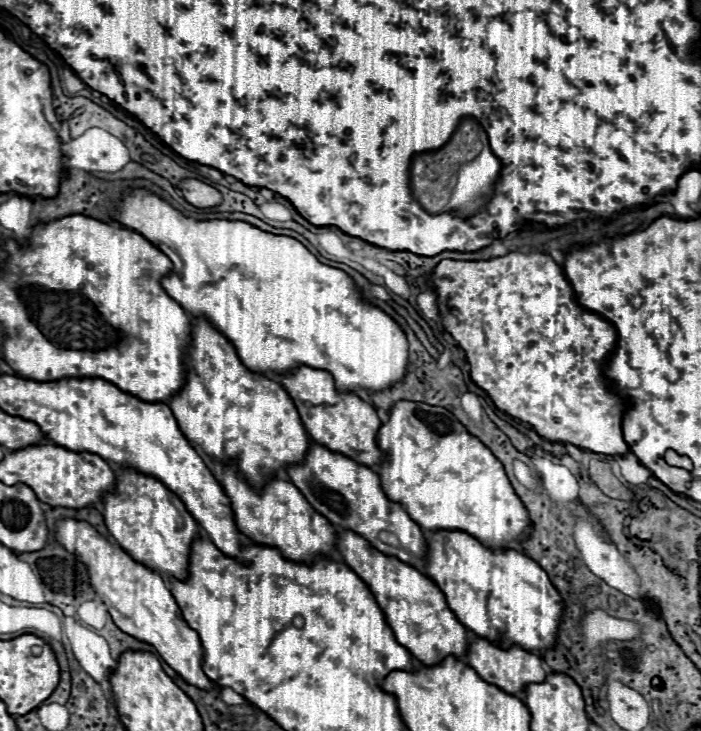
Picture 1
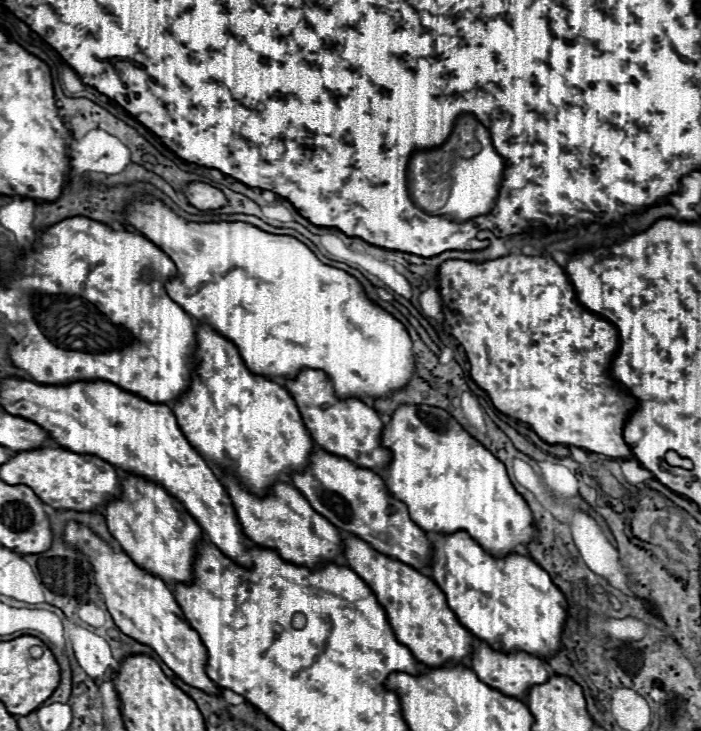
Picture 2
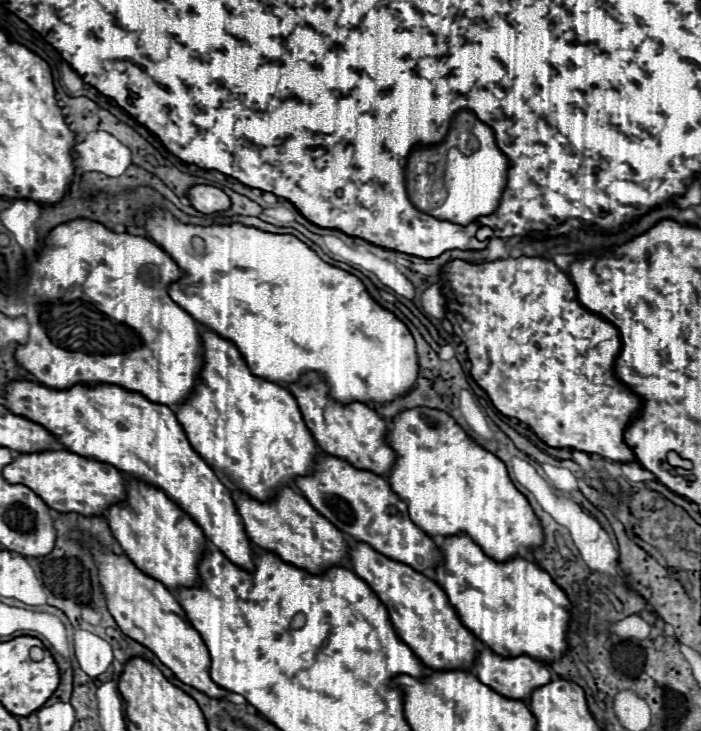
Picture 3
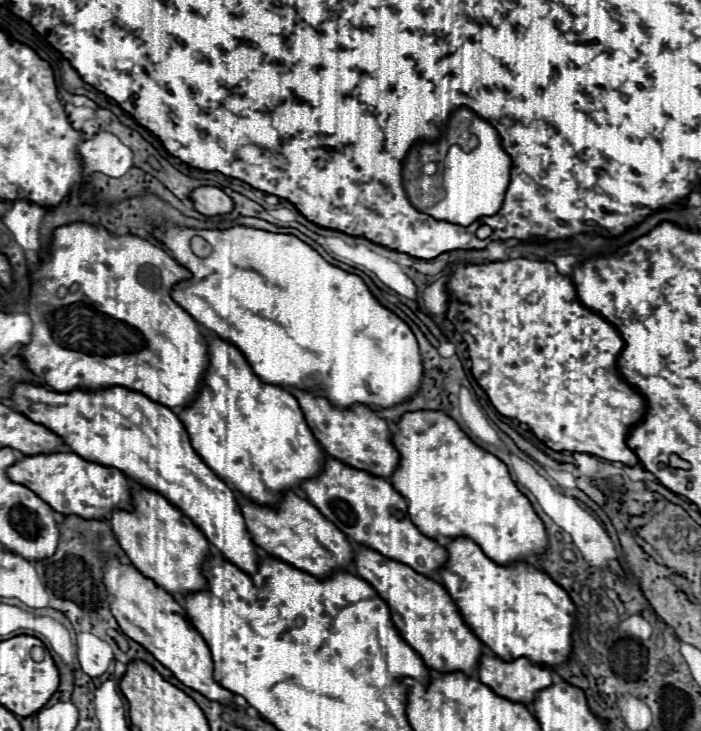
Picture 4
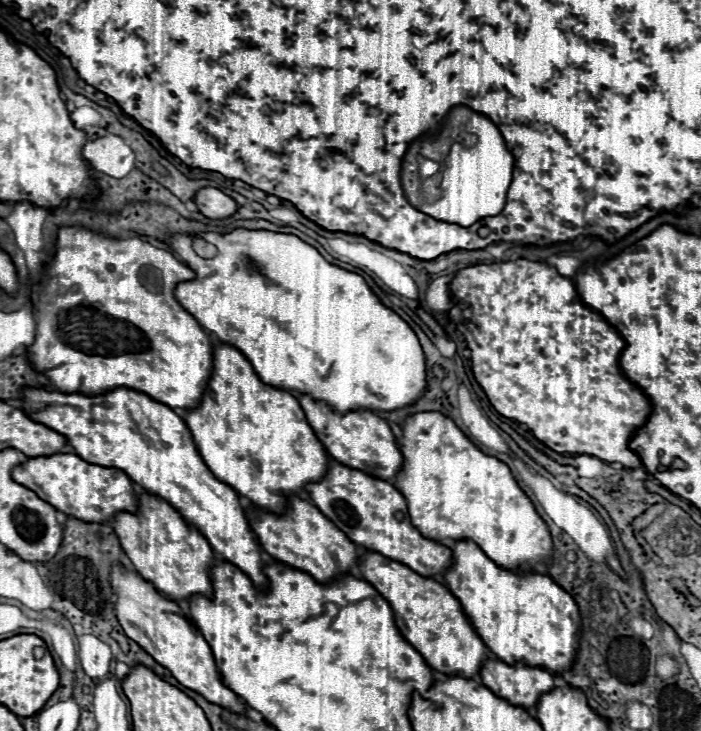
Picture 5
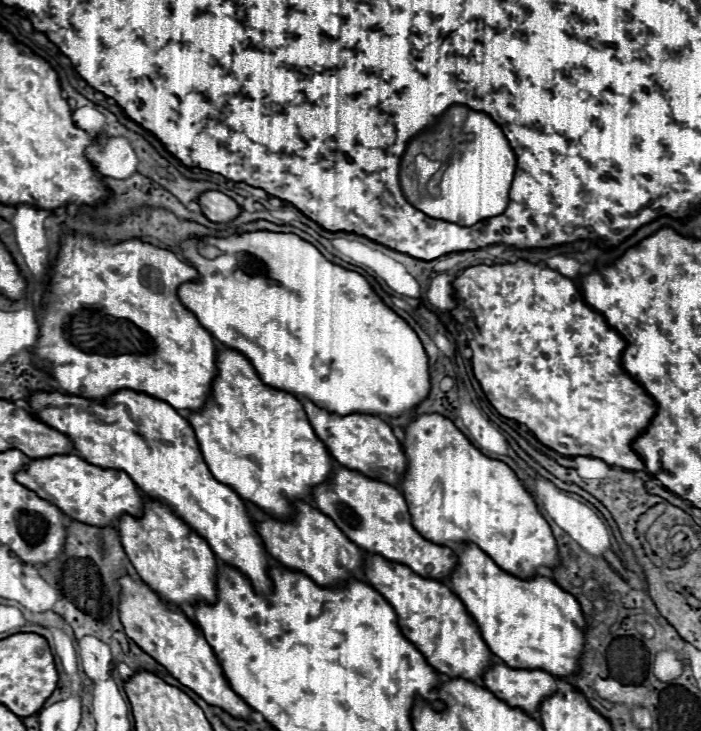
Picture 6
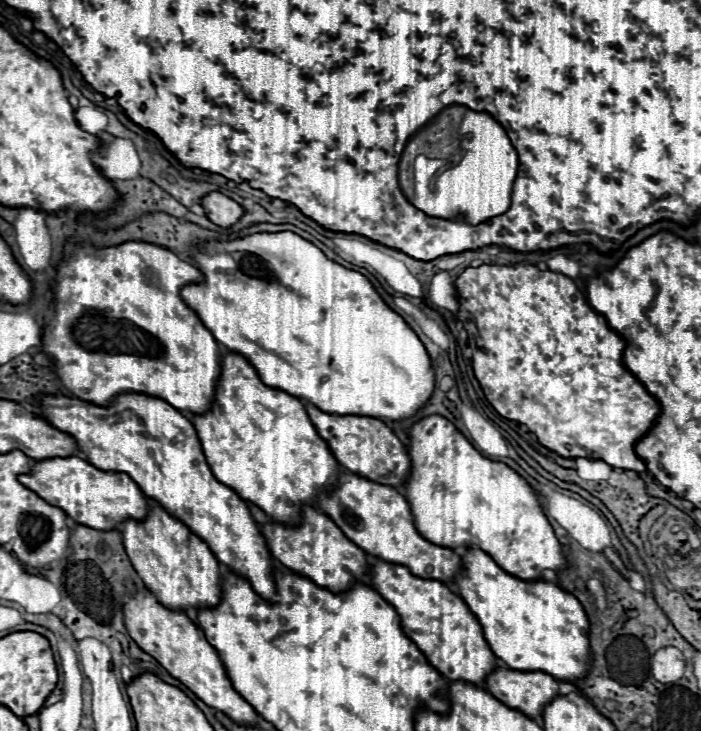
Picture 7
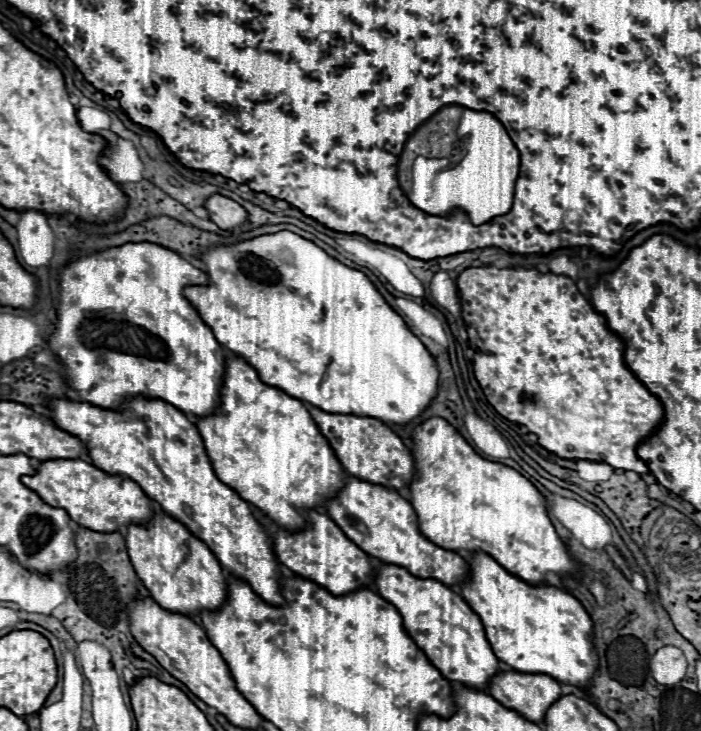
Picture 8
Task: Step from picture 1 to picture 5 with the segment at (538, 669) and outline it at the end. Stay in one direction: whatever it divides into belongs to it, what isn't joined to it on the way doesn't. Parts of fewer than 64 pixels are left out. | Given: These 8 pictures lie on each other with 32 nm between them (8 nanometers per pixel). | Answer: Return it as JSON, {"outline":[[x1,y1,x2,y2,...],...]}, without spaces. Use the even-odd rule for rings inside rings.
{"outline":[[486,660,480,678,482,684,498,698,504,698,506,702,526,710,536,706,540,696,556,686,554,676,542,668,530,668,524,664,508,666,496,660]]}

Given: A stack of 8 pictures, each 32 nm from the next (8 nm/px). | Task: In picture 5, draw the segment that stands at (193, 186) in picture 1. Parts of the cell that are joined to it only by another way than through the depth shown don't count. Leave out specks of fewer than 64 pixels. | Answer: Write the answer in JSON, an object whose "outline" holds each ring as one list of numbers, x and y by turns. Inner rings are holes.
{"outline":[[202,188,194,202,198,204,200,212,212,220,226,220,238,210,238,204,218,188]]}

